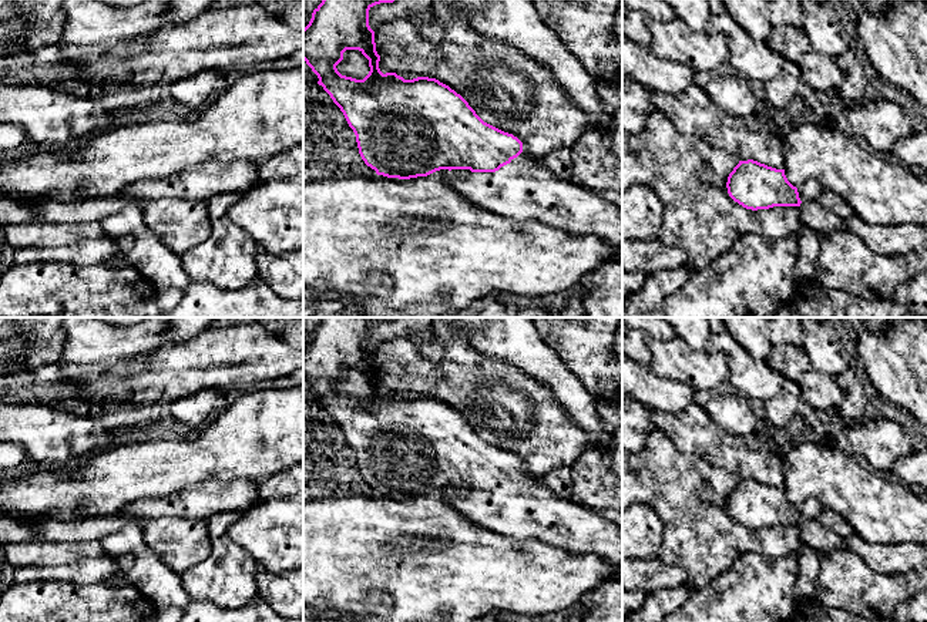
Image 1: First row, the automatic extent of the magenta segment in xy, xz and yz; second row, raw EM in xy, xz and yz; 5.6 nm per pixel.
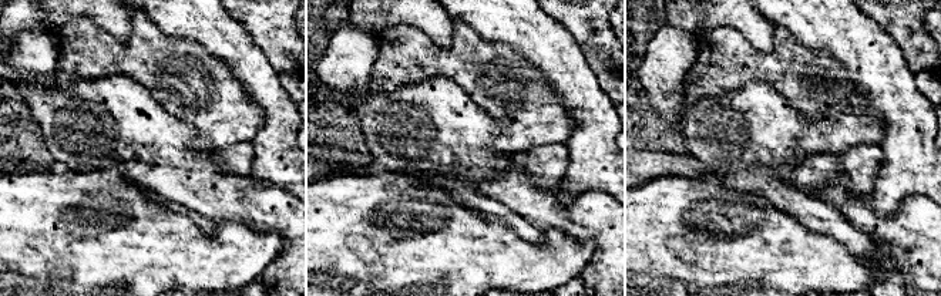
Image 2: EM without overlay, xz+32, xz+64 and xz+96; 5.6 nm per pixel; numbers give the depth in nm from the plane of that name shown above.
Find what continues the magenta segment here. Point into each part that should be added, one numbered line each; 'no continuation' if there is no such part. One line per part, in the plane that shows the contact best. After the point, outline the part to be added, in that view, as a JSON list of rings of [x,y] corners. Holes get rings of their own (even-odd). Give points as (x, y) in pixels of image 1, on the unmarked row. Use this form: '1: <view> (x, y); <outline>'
1: xz (523, 508); [[[521,471],[496,491],[447,491],[444,498],[468,520],[497,534],[517,541],[540,539],[574,554],[594,554],[609,562],[617,569],[617,578],[588,591],[580,599],[584,606],[581,621],[622,622],[622,527],[574,504],[570,498],[557,497],[527,471]]]

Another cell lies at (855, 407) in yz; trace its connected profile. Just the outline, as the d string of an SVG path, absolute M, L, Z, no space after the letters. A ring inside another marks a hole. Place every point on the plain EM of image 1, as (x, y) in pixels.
M852 364L847 370L839 374L836 381L844 394L844 400L837 410L840 417L847 424L856 424L864 420L864 417L869 414L869 400L864 393L864 387L856 376L854 366Z

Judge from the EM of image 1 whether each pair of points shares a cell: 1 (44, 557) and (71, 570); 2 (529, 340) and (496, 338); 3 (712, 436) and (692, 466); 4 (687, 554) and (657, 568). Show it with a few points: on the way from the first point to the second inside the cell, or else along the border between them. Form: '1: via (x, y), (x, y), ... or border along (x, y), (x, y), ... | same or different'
1: border along (94, 557), (80, 557), (56, 565), (27, 565) | different
2: via (520, 340), (504, 336) | same
3: border along (669, 439), (682, 453), (699, 456), (728, 471) | different
4: border along (658, 555), (667, 564), (678, 565), (687, 581) | different

